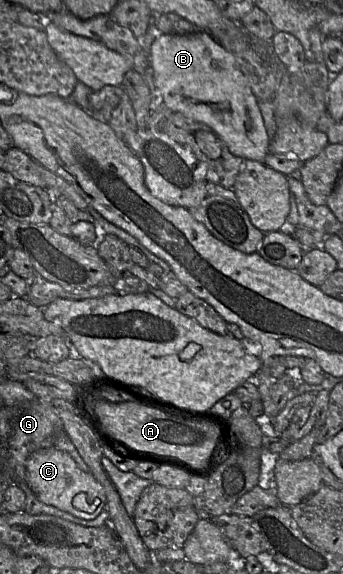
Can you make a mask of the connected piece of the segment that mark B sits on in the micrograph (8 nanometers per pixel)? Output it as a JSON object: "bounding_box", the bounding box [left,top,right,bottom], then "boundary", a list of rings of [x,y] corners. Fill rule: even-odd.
{"bounding_box":[149,30,271,162],"boundary":[[[198,30],[189,35],[160,34],[151,45],[149,63],[155,89],[170,110],[180,112],[212,128],[235,156],[264,162],[269,152],[271,137],[265,128],[258,100],[252,93],[234,55],[208,32]]]}

